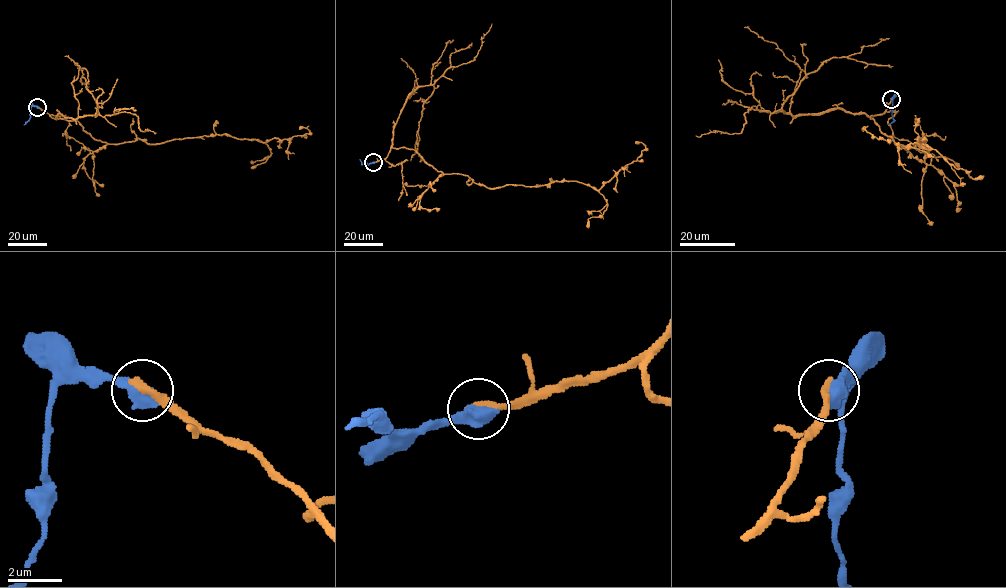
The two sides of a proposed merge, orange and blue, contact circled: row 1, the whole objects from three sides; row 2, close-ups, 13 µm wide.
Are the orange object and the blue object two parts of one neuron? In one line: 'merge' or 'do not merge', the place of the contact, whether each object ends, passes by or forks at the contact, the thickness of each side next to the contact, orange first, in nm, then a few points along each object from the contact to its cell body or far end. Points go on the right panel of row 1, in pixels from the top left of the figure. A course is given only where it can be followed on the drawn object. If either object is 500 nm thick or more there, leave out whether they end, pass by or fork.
do not merge; place (891, 99); calibres 320 and 700 nm; course orange (891, 99), (870, 118), (907, 151), (920, 143), (928, 151), (918, 137), (930, 149), (862, 130); course blue (891, 99), (893, 119), (887, 124)

